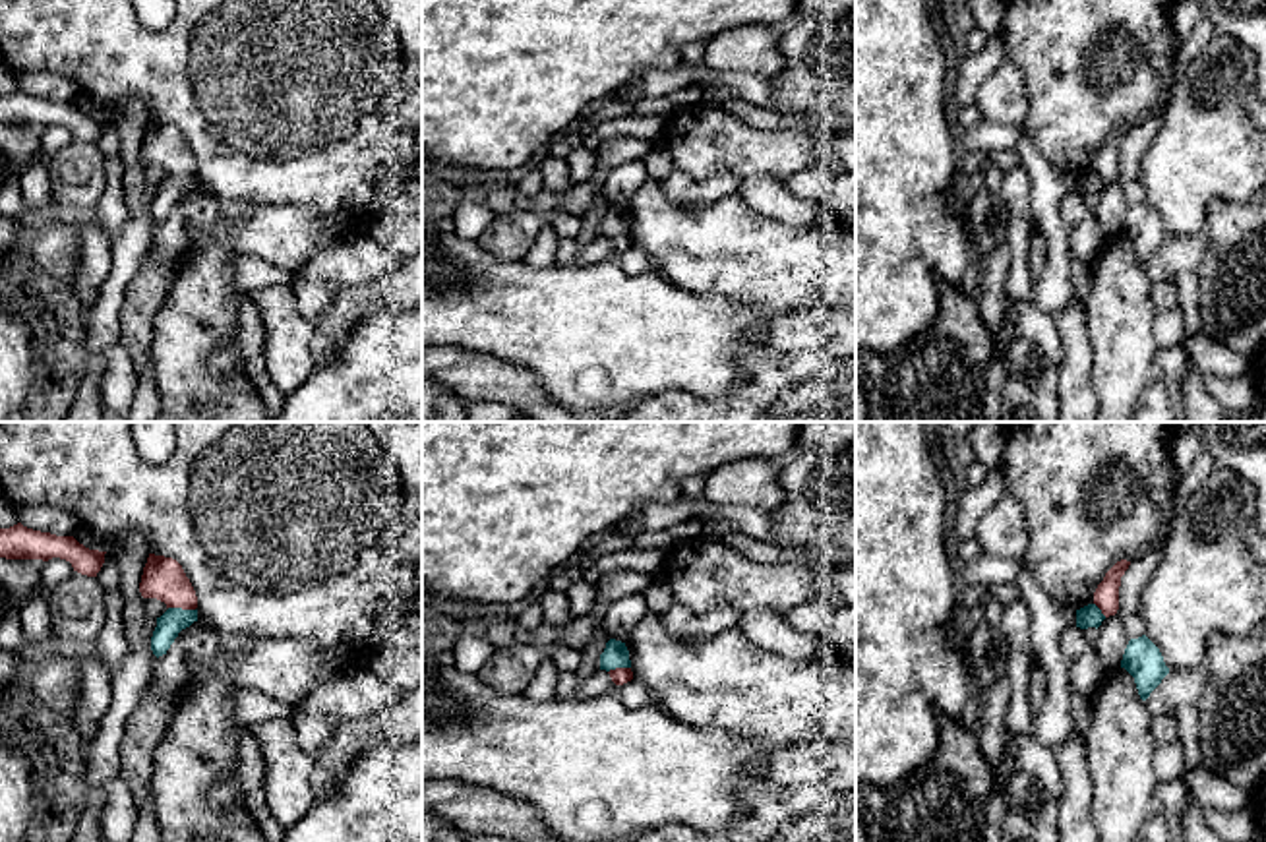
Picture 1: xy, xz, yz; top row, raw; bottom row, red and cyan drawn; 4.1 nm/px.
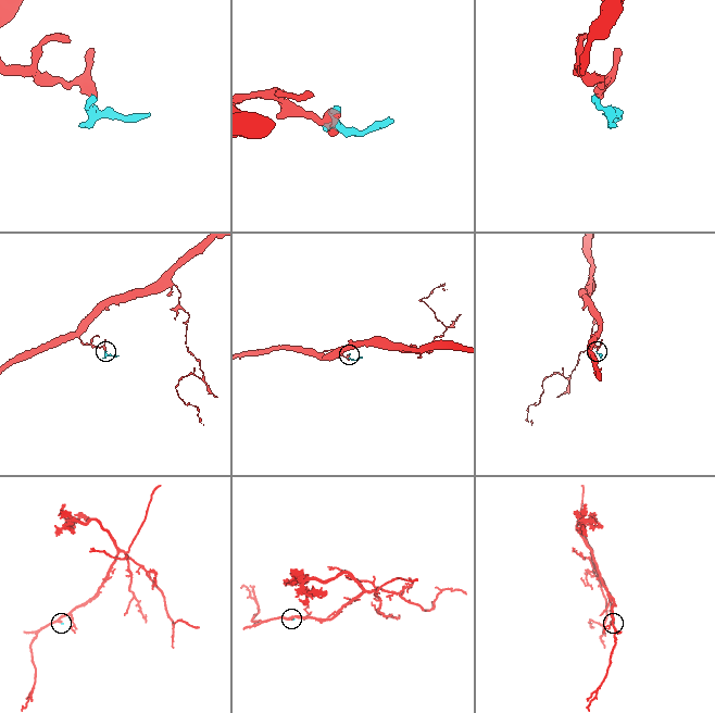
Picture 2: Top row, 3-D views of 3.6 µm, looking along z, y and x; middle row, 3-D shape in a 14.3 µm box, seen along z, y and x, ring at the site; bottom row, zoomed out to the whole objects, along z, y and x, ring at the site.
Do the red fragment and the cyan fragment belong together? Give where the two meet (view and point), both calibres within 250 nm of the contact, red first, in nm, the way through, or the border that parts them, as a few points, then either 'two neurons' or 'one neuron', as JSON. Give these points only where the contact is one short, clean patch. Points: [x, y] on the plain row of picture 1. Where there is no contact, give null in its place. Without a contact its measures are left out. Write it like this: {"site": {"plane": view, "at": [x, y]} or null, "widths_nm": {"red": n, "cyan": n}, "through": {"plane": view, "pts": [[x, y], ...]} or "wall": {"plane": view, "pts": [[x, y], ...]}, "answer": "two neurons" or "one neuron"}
{"site": {"plane": "xy", "at": [182, 175]}, "widths_nm": {"red": 180, "cyan": 100}, "wall": {"plane": "xy", "pts": [[169, 173], [194, 177]]}, "answer": "two neurons"}

